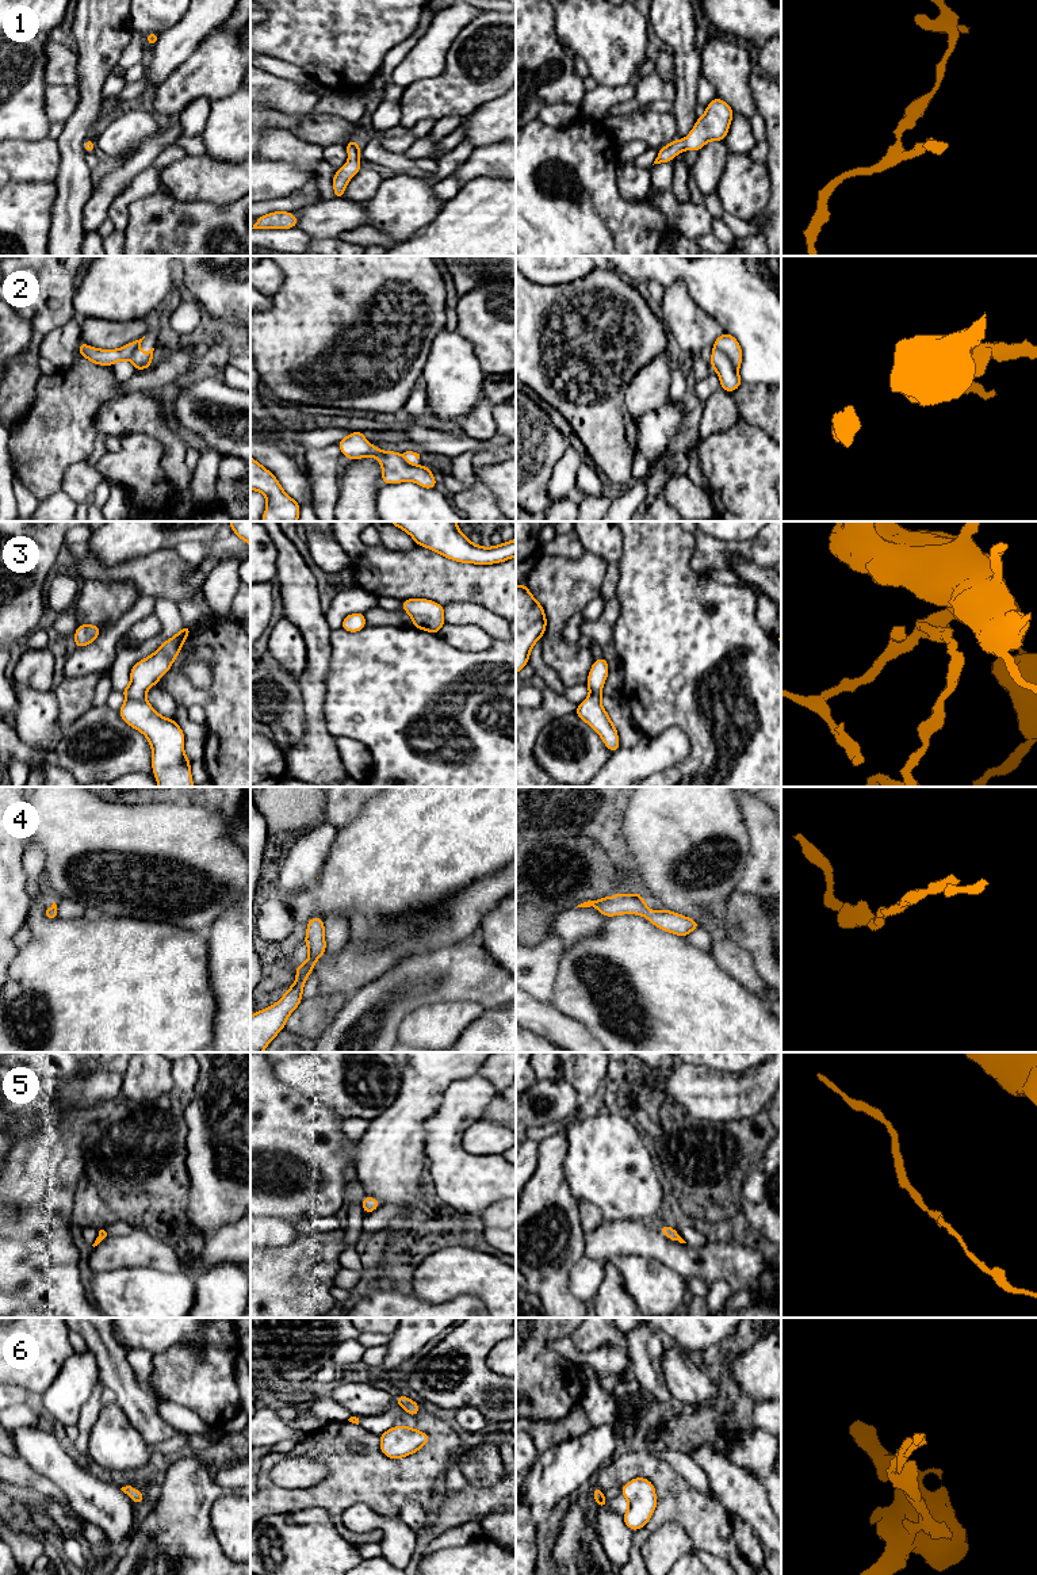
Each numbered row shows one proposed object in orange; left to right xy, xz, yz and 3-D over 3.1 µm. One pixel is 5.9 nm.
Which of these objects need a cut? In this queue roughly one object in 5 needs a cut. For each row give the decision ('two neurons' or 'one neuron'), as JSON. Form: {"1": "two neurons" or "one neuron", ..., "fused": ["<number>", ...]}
{"1": "one neuron", "2": "two neurons", "3": "one neuron", "4": "one neuron", "5": "one neuron", "6": "one neuron", "fused": ["2"]}

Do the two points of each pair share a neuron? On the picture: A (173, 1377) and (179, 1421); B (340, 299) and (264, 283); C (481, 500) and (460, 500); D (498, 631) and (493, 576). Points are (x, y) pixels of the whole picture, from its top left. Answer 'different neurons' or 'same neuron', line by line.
A: different neurons
B: different neurons
C: same neuron
D: different neurons

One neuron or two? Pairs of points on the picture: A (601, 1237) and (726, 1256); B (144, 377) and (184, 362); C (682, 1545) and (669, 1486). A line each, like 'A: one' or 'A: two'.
A: one
B: one
C: two

